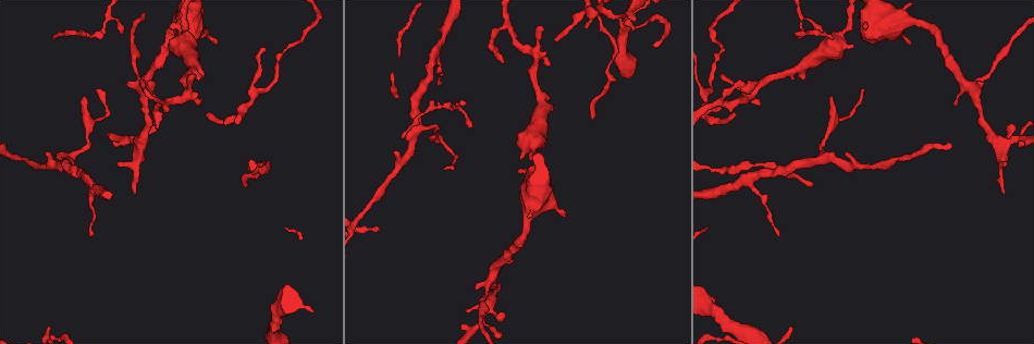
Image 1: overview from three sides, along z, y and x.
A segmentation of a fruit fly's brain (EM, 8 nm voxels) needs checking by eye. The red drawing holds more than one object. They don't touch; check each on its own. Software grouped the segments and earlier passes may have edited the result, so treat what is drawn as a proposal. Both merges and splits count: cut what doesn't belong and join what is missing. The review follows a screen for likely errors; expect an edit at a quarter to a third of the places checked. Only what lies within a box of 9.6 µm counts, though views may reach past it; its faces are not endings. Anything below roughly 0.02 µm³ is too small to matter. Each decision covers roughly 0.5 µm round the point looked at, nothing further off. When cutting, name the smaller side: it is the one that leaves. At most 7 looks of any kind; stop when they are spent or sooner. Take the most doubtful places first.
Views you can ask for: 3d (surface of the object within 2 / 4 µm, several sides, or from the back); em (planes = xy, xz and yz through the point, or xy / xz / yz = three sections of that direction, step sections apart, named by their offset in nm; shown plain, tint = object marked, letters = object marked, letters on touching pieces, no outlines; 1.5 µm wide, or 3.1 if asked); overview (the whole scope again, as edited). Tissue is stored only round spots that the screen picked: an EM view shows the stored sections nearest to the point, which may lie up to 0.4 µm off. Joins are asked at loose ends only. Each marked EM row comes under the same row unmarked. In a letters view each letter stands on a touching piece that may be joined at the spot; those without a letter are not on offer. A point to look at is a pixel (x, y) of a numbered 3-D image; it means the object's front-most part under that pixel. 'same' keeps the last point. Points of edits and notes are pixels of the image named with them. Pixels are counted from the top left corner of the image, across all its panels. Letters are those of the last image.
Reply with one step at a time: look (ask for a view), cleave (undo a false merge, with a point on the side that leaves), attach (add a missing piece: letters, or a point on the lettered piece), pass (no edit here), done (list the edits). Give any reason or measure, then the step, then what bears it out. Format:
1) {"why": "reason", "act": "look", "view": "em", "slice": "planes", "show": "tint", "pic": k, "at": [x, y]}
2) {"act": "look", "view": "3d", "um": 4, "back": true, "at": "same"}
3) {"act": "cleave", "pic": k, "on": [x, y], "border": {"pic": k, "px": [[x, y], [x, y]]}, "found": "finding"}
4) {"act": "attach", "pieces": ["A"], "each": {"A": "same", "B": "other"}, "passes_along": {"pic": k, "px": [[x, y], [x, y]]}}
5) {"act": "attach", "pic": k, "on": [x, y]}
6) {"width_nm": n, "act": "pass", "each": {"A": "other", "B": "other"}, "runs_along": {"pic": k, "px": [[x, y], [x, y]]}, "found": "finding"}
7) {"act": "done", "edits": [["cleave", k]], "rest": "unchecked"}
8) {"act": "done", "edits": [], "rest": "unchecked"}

{"why": "an open end", "act": "look", "view": "3d", "um": 2, "pic": 1, "at": [1005, 193]}

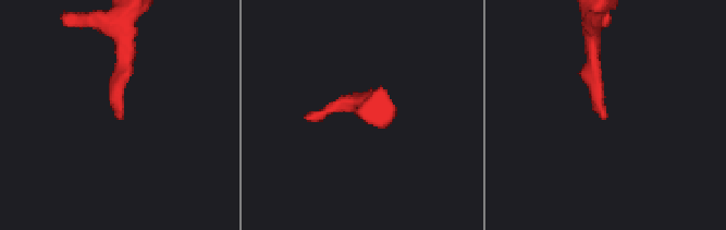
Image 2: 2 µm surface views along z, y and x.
{"why": "now the EM", "act": "look", "view": "em", "slice": "planes", "show": "letters", "pic": 2, "at": [603, 119]}

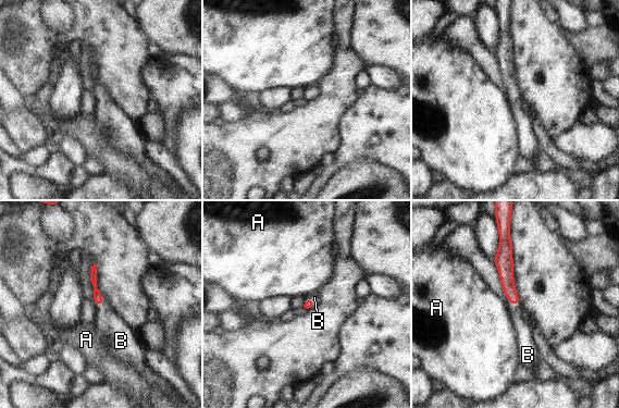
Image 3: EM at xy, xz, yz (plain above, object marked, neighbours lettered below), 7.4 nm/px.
{"longest_contact_nm": ["B", 50], "act": "attach", "pieces": ["B"], "each": {"A": "other", "B": "same"}, "found": "it goes on there"}

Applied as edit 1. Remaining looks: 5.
{"why": "see it whole again", "act": "look", "view": "overview"}

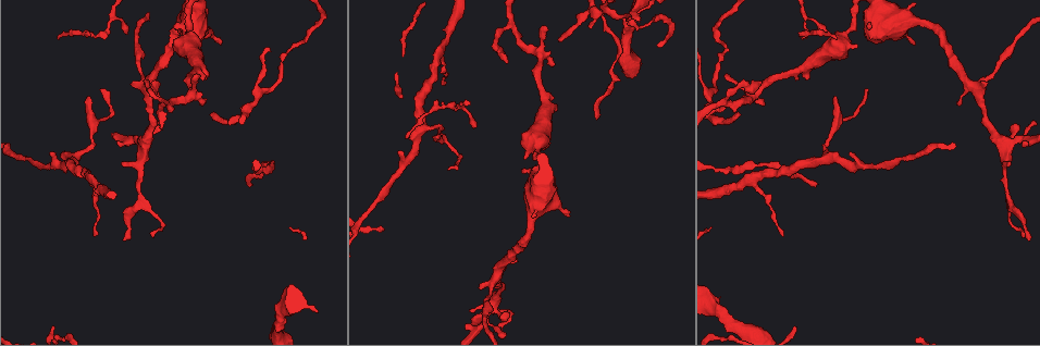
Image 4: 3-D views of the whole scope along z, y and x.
{"why": "free end", "act": "look", "view": "3d", "um": 4, "pic": 4, "at": [595, 119]}

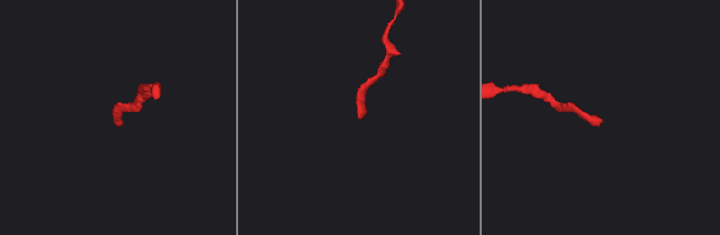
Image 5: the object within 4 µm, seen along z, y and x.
{"why": "now the EM", "act": "look", "view": "em", "slice": "yz", "step": 4, "show": "letters", "pic": 5, "at": [119, 121]}

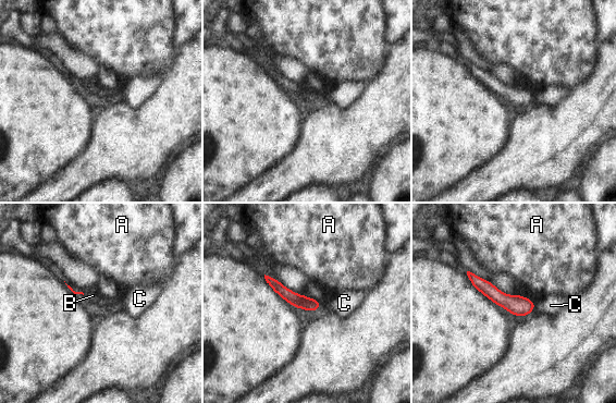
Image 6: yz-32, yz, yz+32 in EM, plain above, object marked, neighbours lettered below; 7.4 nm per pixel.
{"why": "cut it another way", "act": "look", "view": "em", "slice": "xz", "step": 4, "show": "letters", "at": "same"}

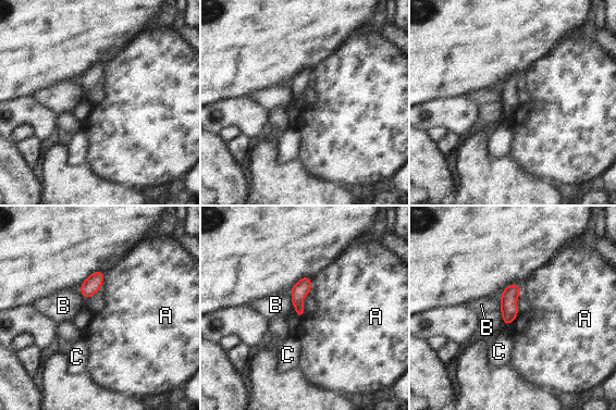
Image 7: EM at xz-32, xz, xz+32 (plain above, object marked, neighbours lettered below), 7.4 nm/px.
{"act": "pass", "each": {"A": "other", "B": "other", "C": "other"}, "border": {"pic": 7, "px": [[105, 272], [100, 289]]}, "found": "no lettered piece goes on from it"}

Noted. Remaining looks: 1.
{"act": "done", "edits": [["attach", 3]], "rest": "unchecked"}

